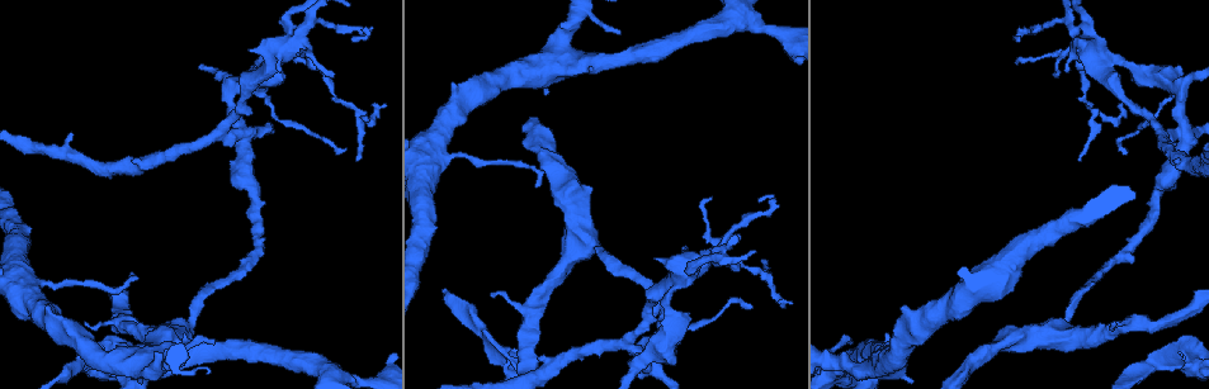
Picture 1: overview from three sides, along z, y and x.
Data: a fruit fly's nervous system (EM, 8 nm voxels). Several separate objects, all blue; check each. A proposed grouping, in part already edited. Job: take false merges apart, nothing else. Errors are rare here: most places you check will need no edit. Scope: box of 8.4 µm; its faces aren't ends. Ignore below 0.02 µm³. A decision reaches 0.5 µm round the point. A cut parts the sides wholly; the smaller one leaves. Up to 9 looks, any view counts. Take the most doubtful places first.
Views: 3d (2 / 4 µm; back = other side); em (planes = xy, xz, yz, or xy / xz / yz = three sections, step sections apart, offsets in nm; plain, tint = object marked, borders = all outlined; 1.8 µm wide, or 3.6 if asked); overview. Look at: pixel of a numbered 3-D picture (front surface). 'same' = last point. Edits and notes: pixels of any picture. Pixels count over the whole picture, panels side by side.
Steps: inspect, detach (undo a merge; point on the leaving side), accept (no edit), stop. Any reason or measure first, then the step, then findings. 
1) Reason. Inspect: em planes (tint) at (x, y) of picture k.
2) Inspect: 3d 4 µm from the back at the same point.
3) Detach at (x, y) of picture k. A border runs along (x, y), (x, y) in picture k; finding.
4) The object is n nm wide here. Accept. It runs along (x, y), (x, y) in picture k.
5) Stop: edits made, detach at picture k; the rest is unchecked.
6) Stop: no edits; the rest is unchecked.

A fork. Inspect: em planes (plain) at (1192, 366) of picture 1.

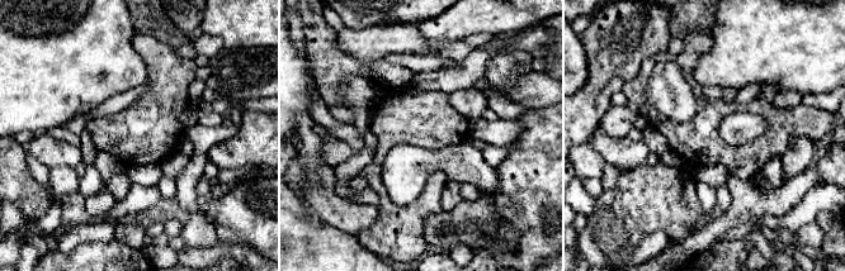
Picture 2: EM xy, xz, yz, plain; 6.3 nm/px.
See the neighbours. Inspect: em planes (borders) at the same point.

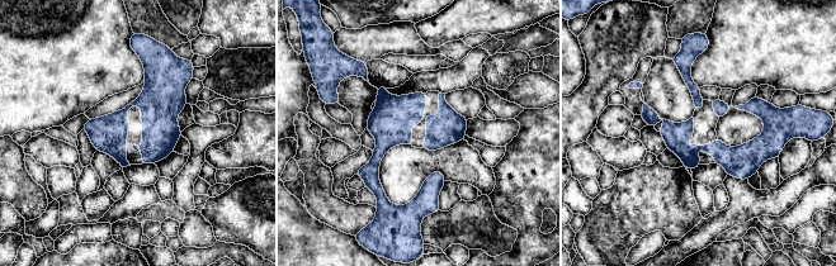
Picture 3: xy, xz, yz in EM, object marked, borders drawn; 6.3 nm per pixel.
The object is 160 nm wide here. Accept. One neuron here.

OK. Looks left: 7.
Abrupt turn. Inspect: em yz step 8 (tint) at (765, 277) of picture 1.

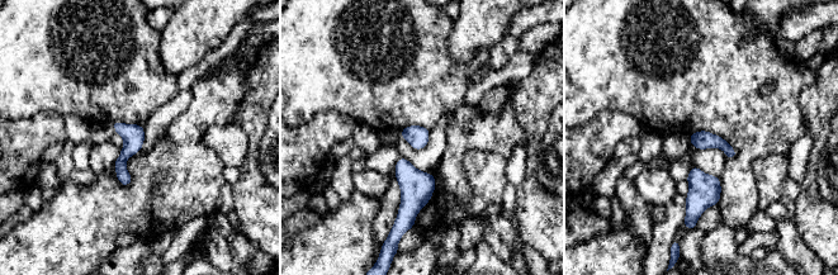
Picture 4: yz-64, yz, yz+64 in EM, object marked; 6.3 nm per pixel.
Accept. It runs along (117, 124), (128, 136), (124, 181) in picture 4; one neuron here.

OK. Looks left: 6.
Side arm on a straight run. Inspect: 3d 2 µm at (242, 134) of picture 1.

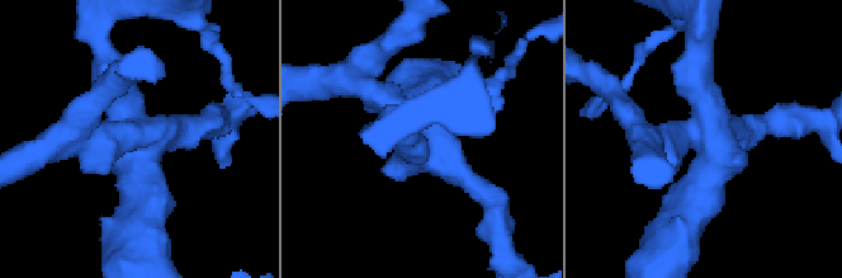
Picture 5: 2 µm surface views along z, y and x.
3 arms meet here; the arms are 200, 200, 380 nm wide. Inspect: em planes (borders) at (707, 136) of picture 5.

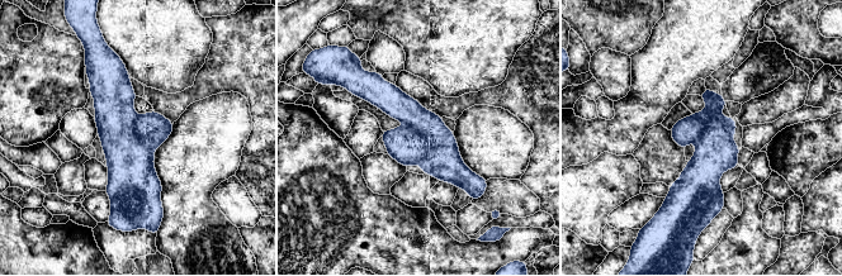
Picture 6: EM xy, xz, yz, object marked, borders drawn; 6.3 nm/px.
Detach at (405, 144) of picture 6. A second neuron is stuck on.

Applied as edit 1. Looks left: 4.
Three arms meet. Inspect: 3d 4 µm at (559, 53) of picture 1.

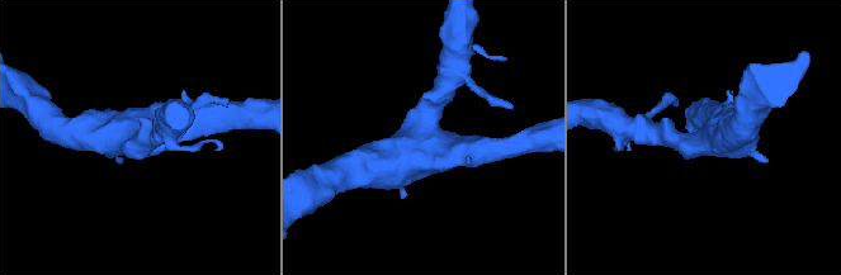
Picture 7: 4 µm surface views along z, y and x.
3 arms meet here; the arms are 280, 400, 420 nm wide; shape alone is not enough. Inspect: em xy step 4 (tint) at (707, 139) of picture 7.

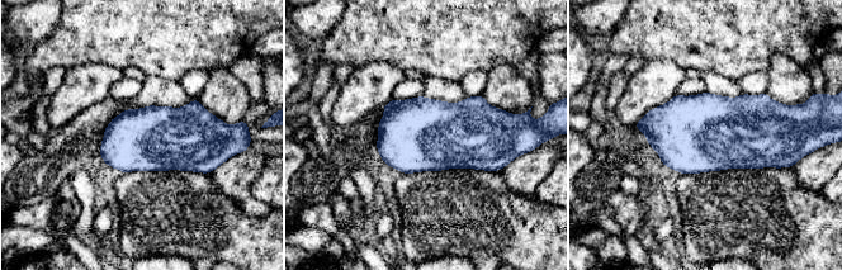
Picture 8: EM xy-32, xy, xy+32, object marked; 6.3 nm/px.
Inspect: em planes (borders) at the same point.

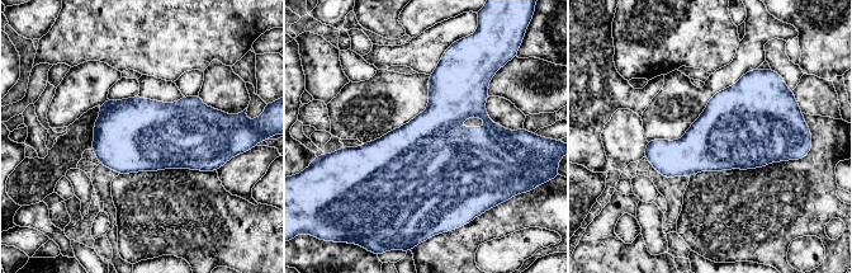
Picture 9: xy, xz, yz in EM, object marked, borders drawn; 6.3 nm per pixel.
Accept. One neuron here.

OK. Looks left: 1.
Stop: edits made, detach at picture 6; the rest is unchecked.

